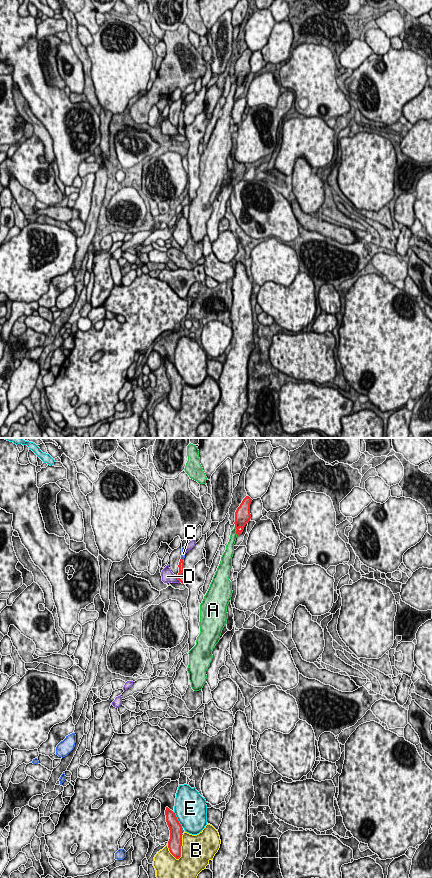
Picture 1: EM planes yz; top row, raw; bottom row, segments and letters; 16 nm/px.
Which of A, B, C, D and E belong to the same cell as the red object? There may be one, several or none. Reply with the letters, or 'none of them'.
none of them

